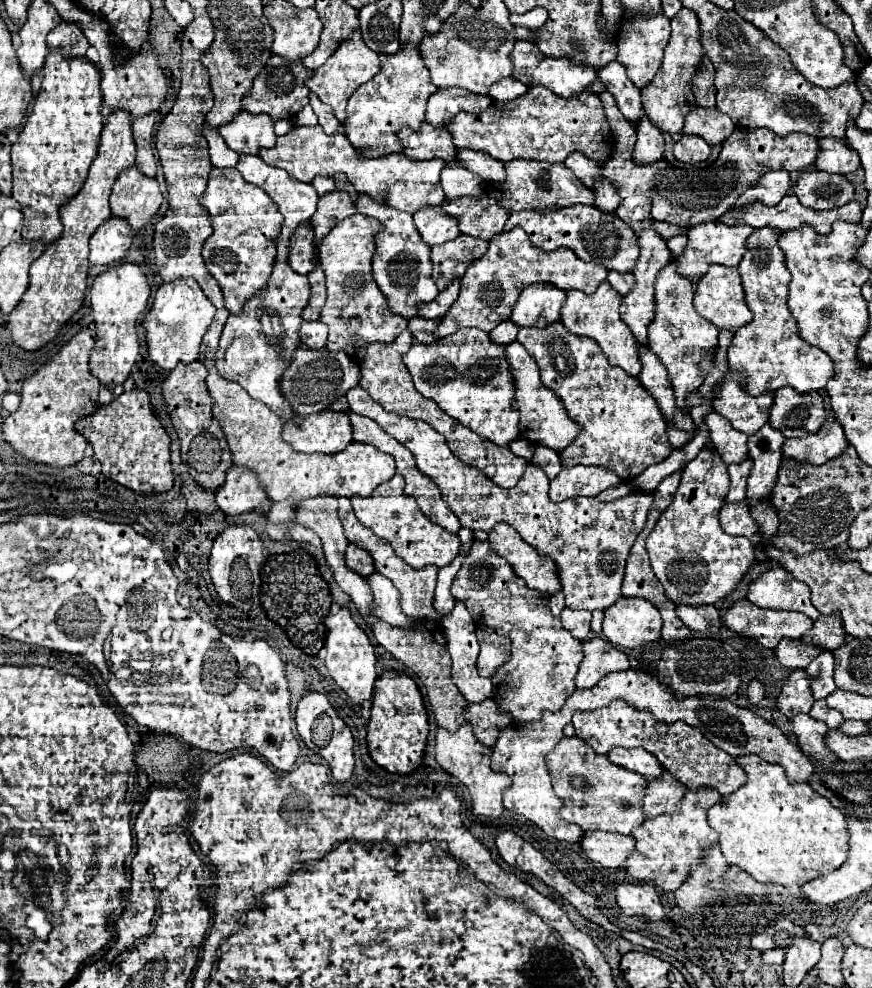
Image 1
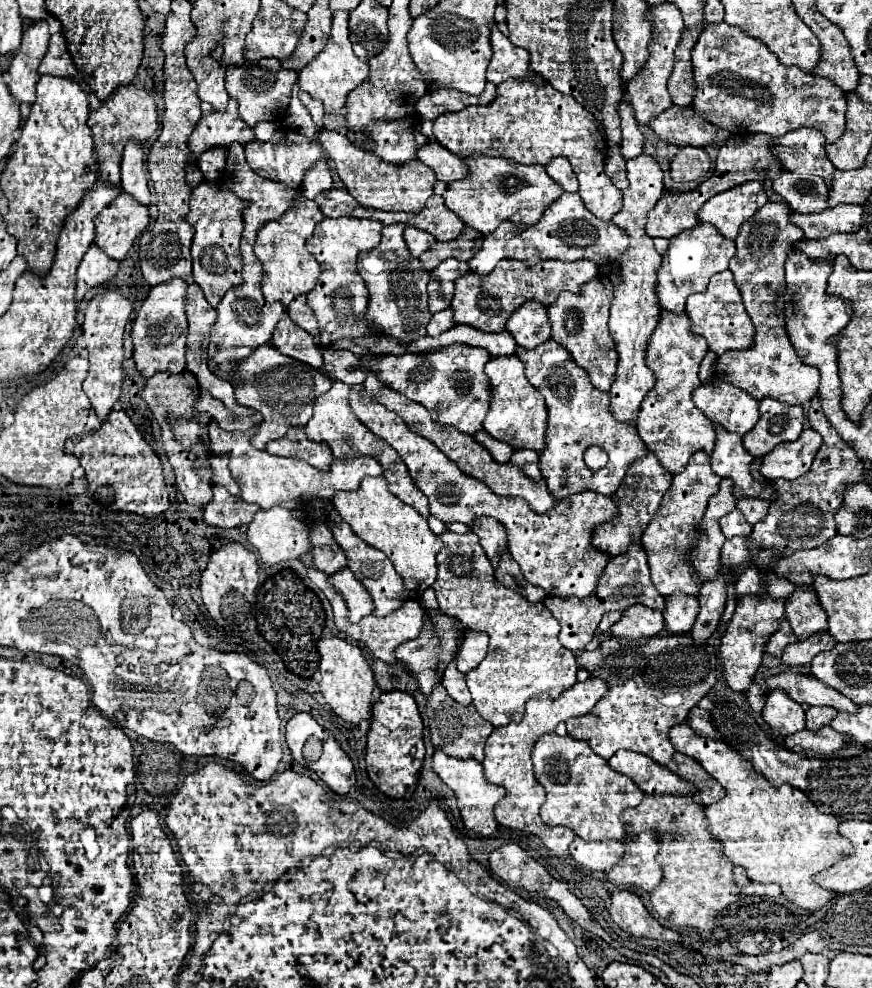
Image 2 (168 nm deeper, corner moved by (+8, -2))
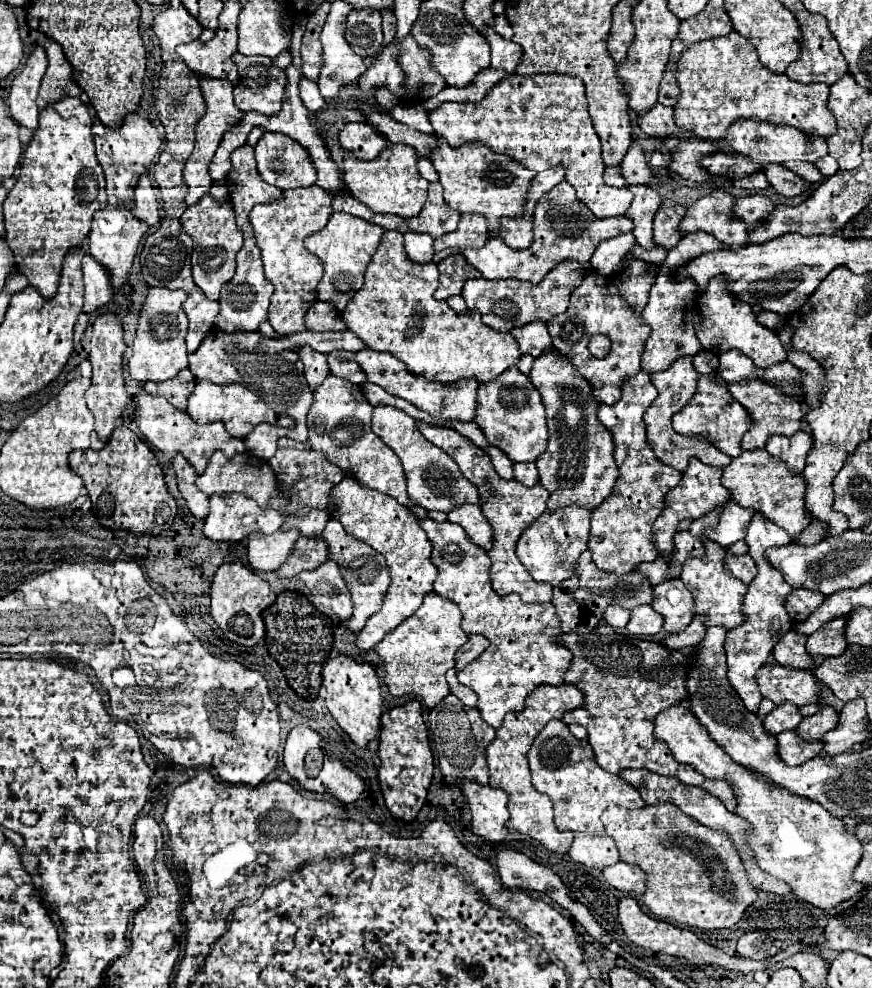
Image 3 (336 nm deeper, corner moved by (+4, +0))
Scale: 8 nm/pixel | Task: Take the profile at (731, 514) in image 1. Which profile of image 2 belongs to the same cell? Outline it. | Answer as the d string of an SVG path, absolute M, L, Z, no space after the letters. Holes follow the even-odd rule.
M732 511L728 515L724 515L720 519L720 527L722 527L722 533L726 539L732 539L736 535L750 535L752 531L752 525L744 519L744 515L740 511Z

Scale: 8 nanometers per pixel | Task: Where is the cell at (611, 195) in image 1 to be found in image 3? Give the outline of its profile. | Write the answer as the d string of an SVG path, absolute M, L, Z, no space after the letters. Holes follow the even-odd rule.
M510 75L506 81L494 85L482 101L442 103L428 113L428 119L436 135L454 147L468 141L482 141L496 153L508 155L532 171L562 165L566 169L566 181L576 187L578 199L598 219L626 215L630 209L632 191L608 187L602 179L600 139L594 131L580 79L570 75Z

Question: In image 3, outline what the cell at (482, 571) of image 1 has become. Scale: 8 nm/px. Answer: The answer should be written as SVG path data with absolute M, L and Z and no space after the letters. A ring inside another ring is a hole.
M420 519L420 527L432 543L430 559L438 567L434 591L450 597L460 607L464 613L462 629L466 633L480 633L490 641L490 647L478 659L458 671L458 683L478 695L476 709L488 725L498 729L506 713L524 711L526 695L538 685L562 685L562 675L566 665L570 665L570 651L558 645L558 617L550 603L528 605L518 595L500 597L494 593L488 577L490 559L482 547L470 543L460 525Z

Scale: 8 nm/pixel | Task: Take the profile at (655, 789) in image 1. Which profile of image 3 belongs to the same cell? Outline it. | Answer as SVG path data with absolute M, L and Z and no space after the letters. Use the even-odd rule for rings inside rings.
M646 805L636 811L618 807L610 817L604 819L604 829L616 841L620 861L632 863L646 873L646 891L642 895L642 901L650 909L650 913L660 919L710 931L730 929L758 899L758 889L748 881L742 859L734 843L730 841L730 835L698 825L698 821L686 817L680 809L674 809L674 805Z

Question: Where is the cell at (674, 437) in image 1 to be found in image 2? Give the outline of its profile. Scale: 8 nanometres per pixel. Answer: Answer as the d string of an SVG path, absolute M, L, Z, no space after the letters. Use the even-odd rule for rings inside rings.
M660 311L658 327L654 329L646 349L646 365L654 371L656 385L652 391L648 391L646 399L640 405L636 427L640 439L672 475L682 471L696 451L710 453L716 443L716 433L710 419L706 419L706 415L692 403L692 393L700 385L698 367L706 351L708 343L702 339L702 335L696 335L692 331L692 323L686 311Z

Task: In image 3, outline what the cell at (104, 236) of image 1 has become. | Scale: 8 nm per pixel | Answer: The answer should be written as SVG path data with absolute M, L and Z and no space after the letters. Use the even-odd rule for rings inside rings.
M86 257L82 259L82 273L84 273L84 307L82 313L76 321L74 329L74 351L78 353L80 341L84 337L84 331L90 323L90 317L96 309L104 307L112 299L112 289L110 289L110 279L102 265L98 265L94 259Z

